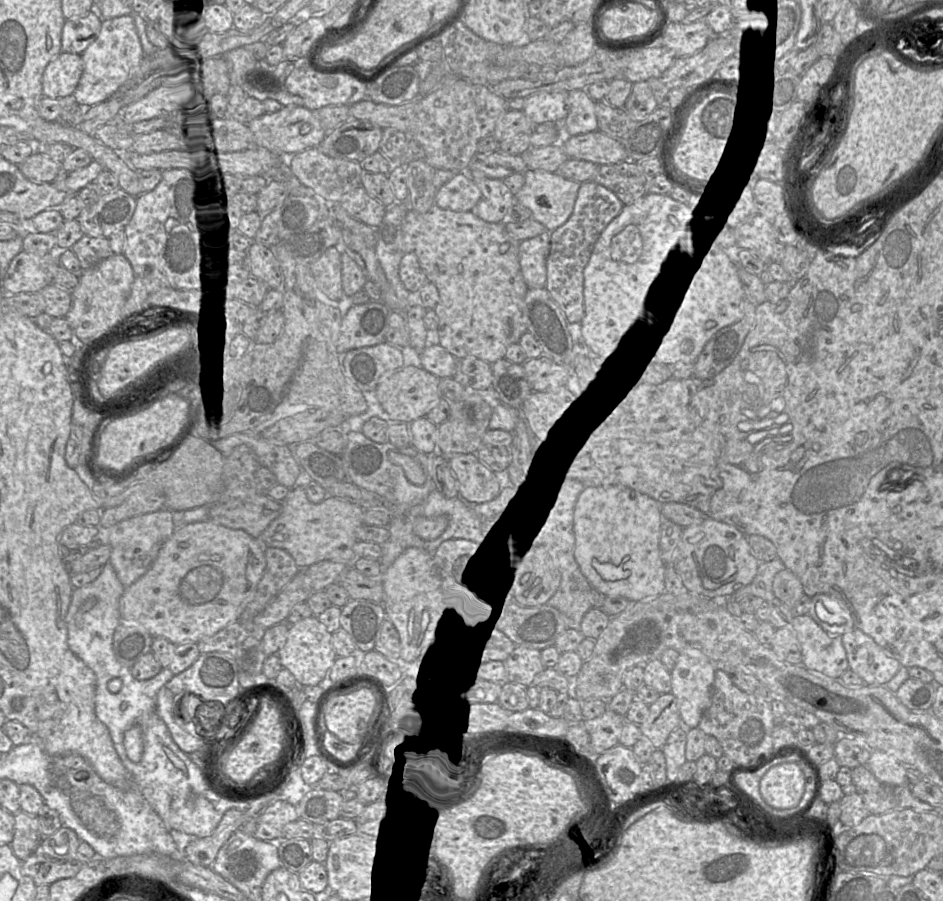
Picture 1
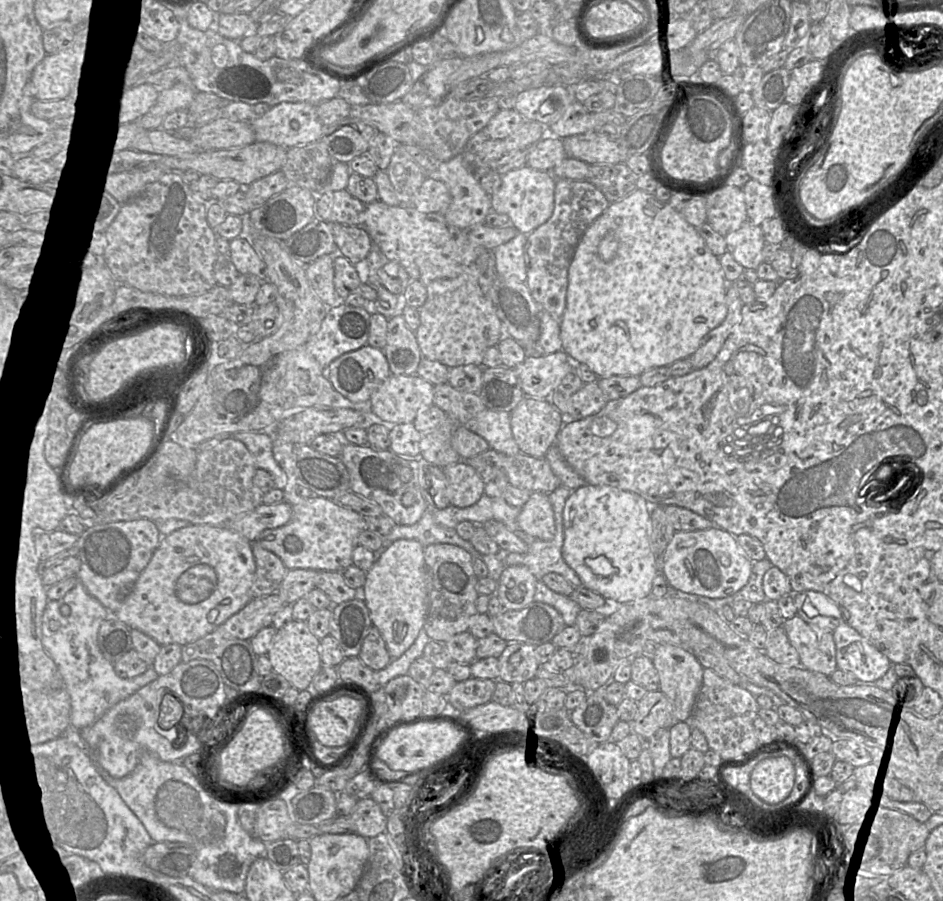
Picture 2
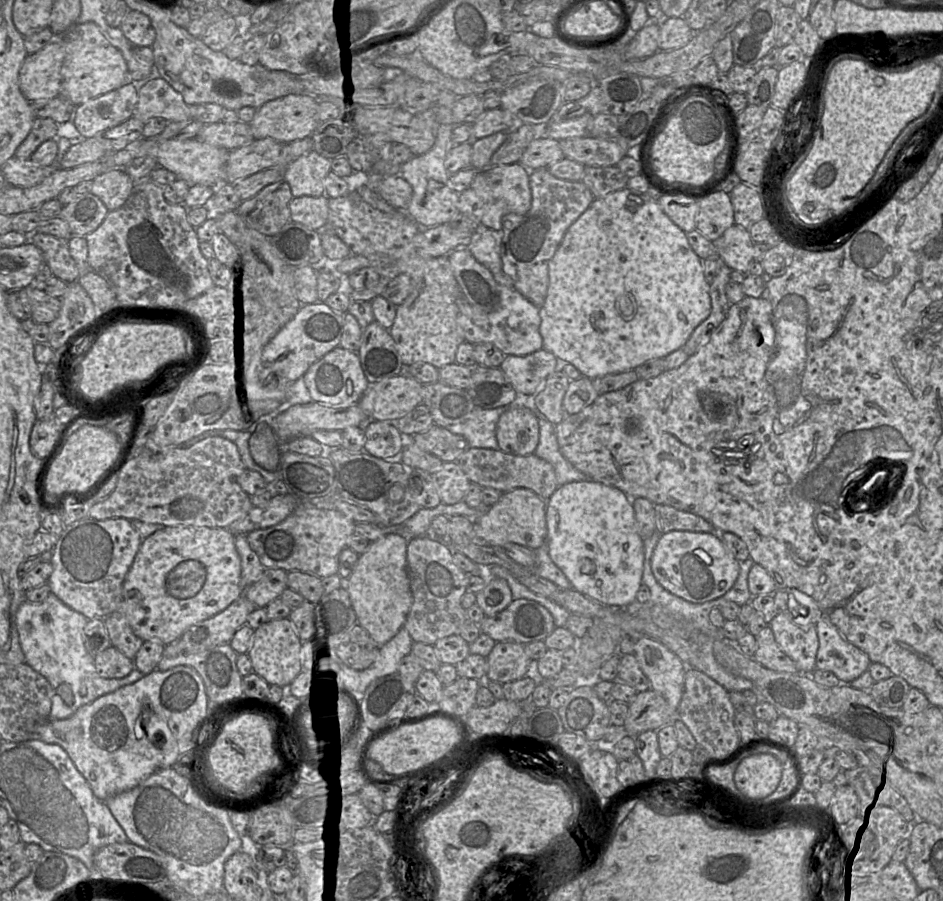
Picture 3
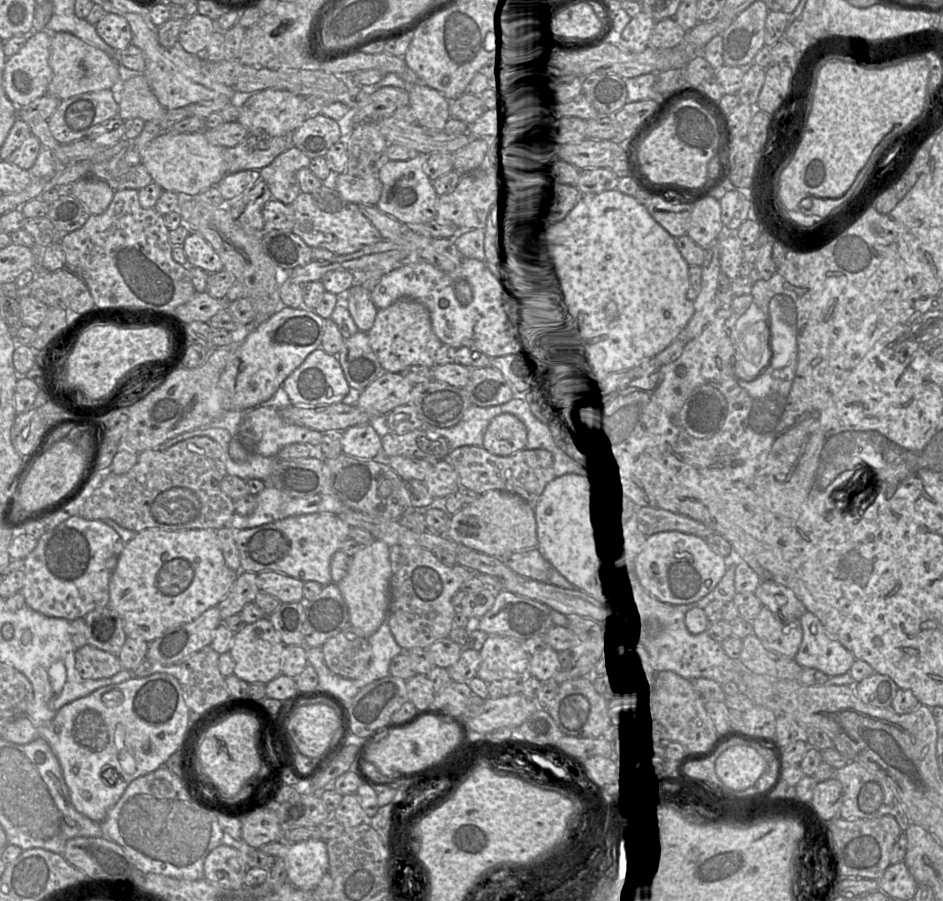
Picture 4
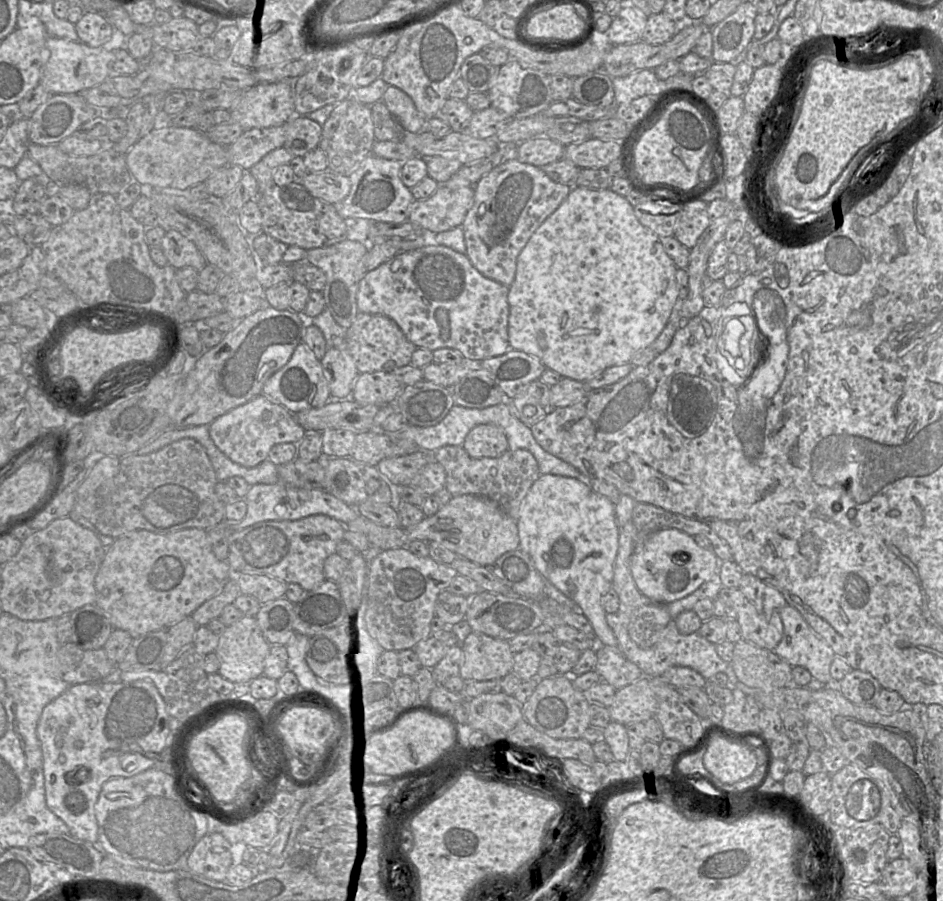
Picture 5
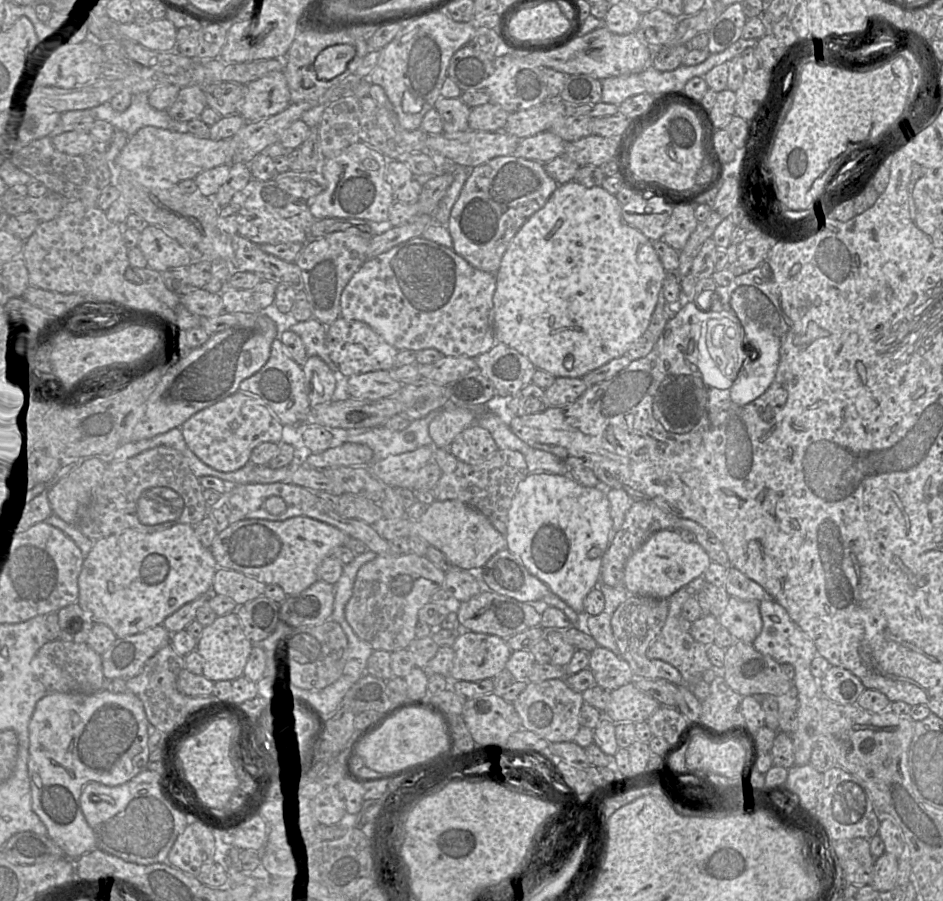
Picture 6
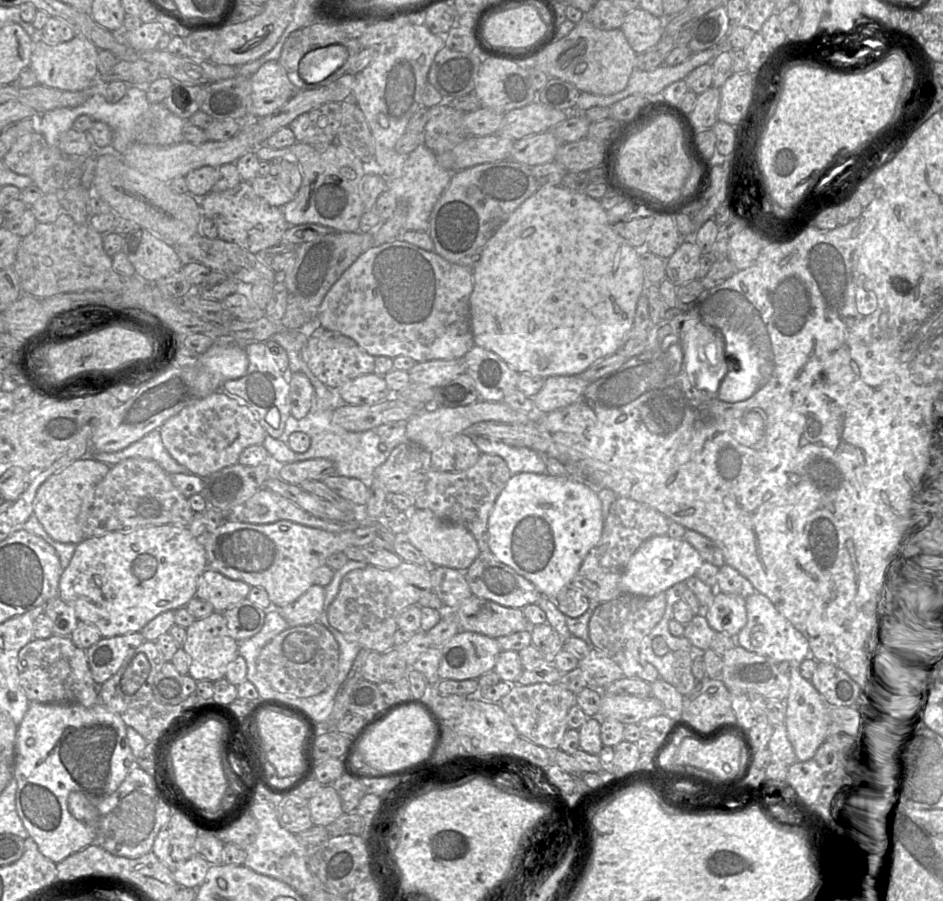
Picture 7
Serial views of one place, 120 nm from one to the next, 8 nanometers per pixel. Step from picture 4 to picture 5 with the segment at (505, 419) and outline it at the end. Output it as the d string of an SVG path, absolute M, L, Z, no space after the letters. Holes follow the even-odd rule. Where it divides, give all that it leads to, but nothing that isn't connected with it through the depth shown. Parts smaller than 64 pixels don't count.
M480 424L470 430L462 447L473 458L496 458L508 451L508 441L498 426Z

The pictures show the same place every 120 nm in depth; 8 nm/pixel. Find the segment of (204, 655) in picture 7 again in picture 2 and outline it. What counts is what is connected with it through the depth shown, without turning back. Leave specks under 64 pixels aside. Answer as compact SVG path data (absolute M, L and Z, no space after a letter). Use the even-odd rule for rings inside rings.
M293 620L277 630L267 656L272 665L272 671L283 676L292 687L299 691L309 688L314 676L322 667L319 655L320 639L311 633L307 622Z

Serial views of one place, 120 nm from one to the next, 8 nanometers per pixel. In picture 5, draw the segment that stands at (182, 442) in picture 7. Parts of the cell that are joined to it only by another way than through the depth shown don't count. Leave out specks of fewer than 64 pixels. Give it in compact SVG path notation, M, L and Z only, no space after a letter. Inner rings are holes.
M264 395L219 416L208 428L211 439L221 452L233 462L249 468L267 460L273 446L281 443L297 444L306 433L295 421L292 413Z

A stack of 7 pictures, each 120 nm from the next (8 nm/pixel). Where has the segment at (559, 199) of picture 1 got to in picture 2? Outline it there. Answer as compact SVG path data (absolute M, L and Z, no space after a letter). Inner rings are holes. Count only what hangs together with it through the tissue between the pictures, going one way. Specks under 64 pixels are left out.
M523 166L502 175L500 188L491 194L492 211L506 214L519 233L529 234L544 224L554 209L556 178L549 171L540 171Z

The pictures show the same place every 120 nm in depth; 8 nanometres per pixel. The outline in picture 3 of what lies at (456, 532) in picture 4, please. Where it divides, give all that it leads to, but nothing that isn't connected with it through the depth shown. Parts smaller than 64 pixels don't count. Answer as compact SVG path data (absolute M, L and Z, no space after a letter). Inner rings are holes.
M518 488L504 492L500 499L474 520L476 541L494 547L512 542L535 550L546 544L546 501L535 492Z

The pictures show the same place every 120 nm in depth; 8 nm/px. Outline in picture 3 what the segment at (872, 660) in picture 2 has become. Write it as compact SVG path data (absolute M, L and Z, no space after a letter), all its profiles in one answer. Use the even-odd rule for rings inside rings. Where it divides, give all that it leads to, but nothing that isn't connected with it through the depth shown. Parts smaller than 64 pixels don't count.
M820 616L815 626L819 639L816 669L832 672L842 684L851 683L868 670L868 655L850 643L827 616Z

